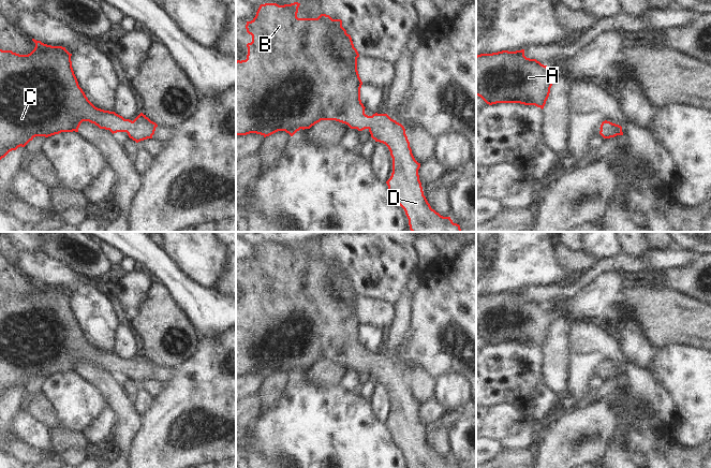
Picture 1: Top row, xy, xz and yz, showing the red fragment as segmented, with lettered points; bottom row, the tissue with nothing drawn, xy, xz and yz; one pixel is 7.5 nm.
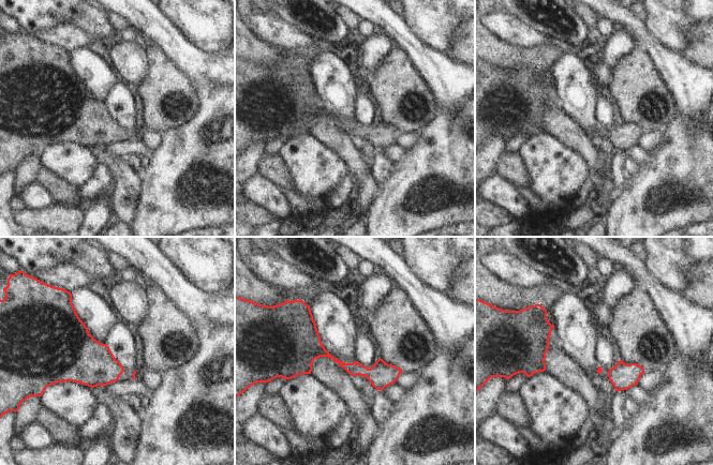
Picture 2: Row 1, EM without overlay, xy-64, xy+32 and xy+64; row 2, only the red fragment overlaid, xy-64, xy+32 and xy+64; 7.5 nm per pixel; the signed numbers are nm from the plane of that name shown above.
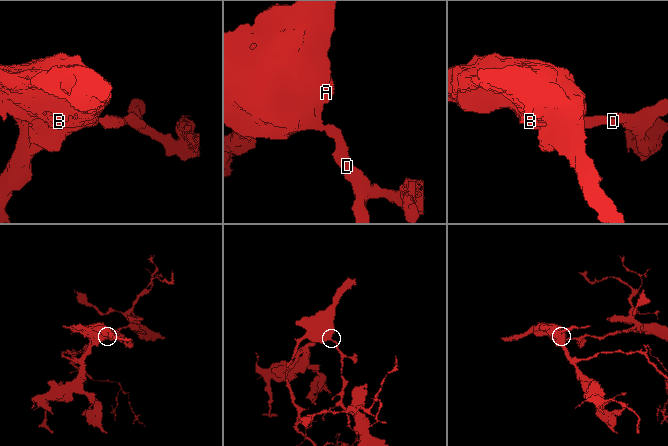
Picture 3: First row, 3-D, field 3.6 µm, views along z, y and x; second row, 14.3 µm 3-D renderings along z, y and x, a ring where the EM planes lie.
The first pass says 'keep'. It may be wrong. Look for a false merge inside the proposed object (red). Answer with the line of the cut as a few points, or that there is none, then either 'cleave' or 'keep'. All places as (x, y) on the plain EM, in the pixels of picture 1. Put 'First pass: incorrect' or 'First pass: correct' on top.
First pass: correct
cut none; keep

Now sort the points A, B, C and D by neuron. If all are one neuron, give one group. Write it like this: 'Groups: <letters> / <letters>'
Groups: A B C D

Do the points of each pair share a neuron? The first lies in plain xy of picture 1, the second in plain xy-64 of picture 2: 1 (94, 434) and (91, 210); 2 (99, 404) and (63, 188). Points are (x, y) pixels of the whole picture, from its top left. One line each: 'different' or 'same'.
1: different
2: different

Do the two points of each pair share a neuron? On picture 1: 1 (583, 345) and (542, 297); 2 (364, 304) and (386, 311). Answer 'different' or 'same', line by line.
1: different
2: same

